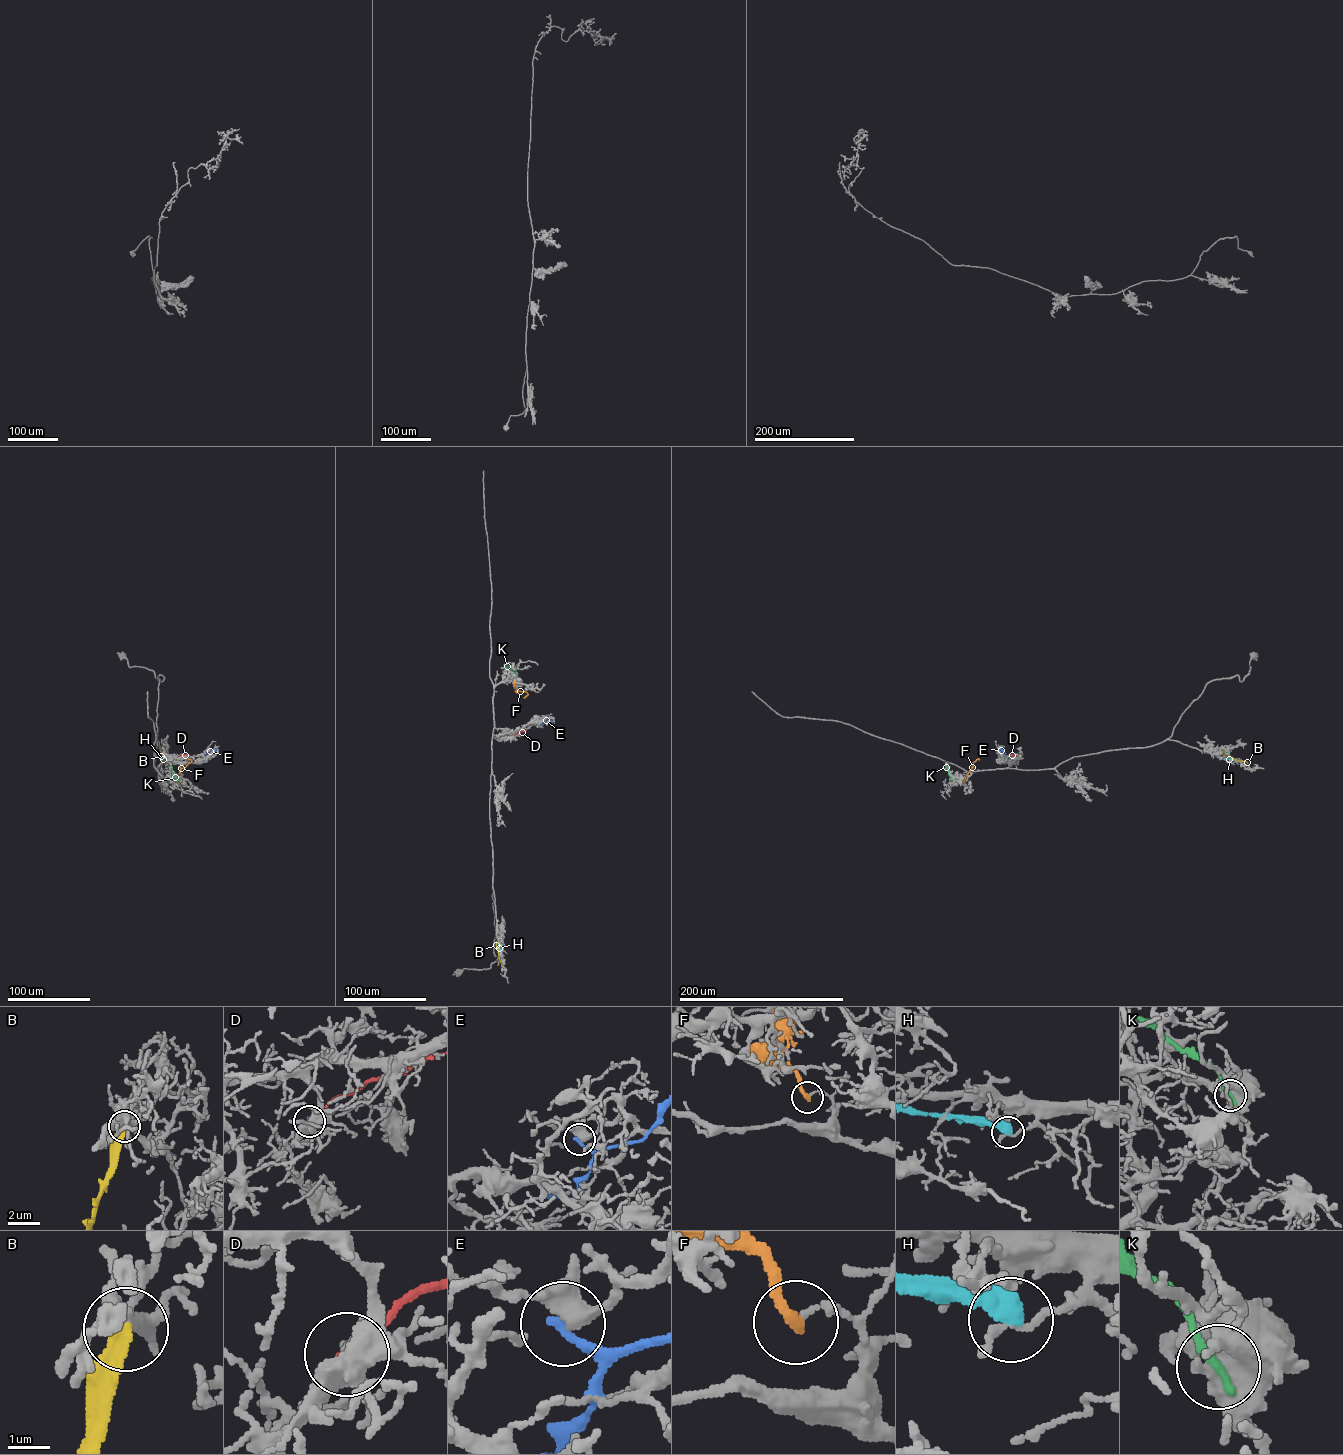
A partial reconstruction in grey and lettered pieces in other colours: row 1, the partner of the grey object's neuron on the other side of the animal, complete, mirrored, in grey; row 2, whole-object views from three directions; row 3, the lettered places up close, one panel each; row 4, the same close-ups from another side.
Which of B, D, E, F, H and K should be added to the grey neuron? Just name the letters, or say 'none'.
none

